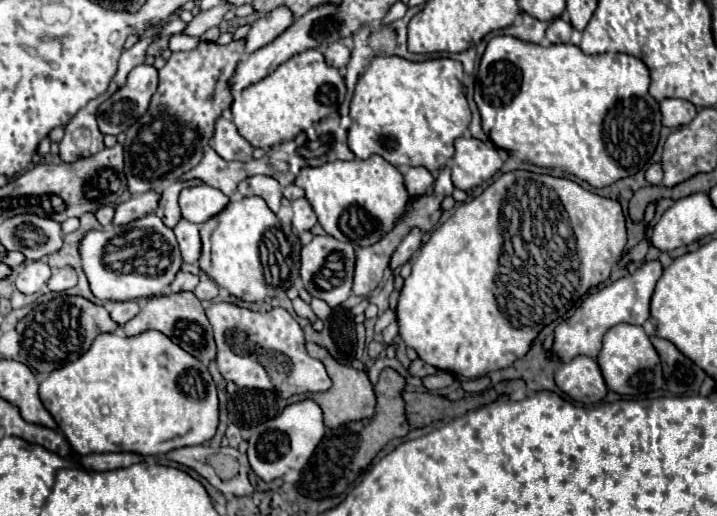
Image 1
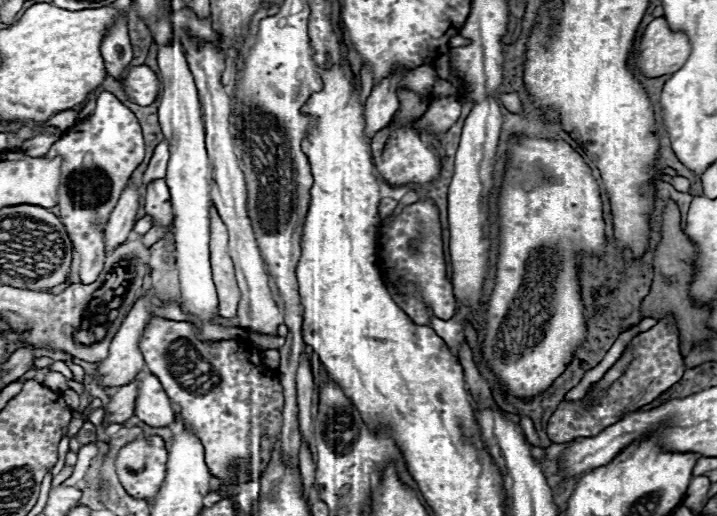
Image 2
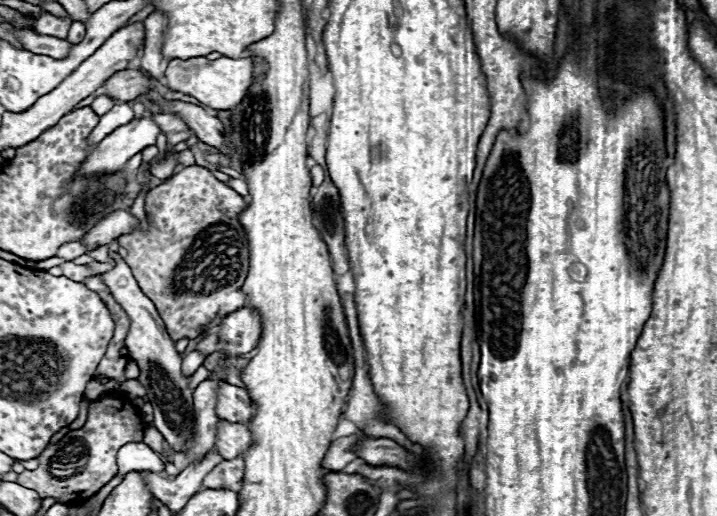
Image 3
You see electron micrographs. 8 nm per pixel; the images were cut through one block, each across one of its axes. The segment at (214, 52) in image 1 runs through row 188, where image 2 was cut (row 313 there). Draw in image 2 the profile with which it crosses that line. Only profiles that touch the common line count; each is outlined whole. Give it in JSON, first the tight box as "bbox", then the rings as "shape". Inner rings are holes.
{"bbox":[94,298,160,388],"shape":[[[140,298],[122,322],[110,344],[108,356],[98,364],[94,372],[94,378],[102,388],[118,388],[130,384],[144,368],[144,358],[138,348],[138,342],[150,314],[160,314],[160,308],[150,310],[146,306],[146,300]]]}

